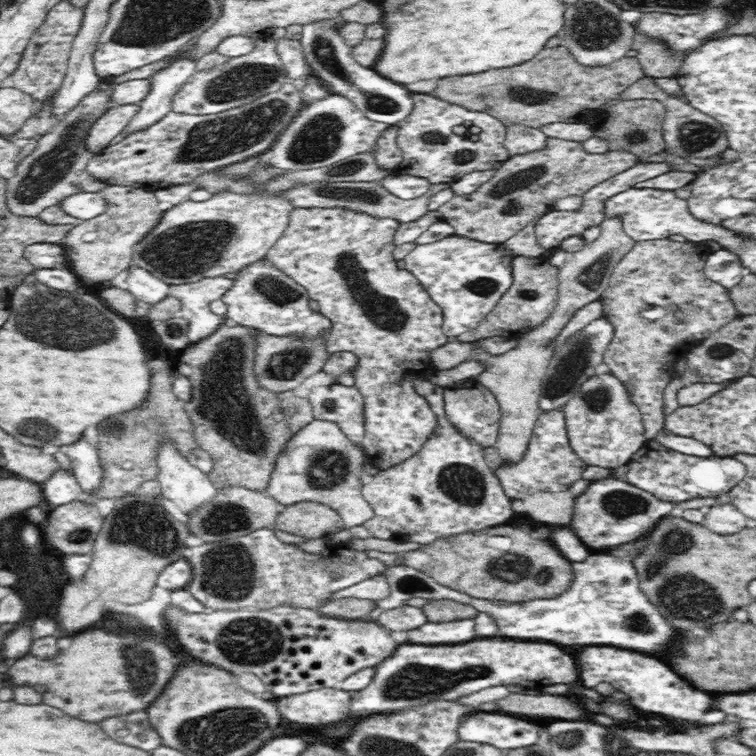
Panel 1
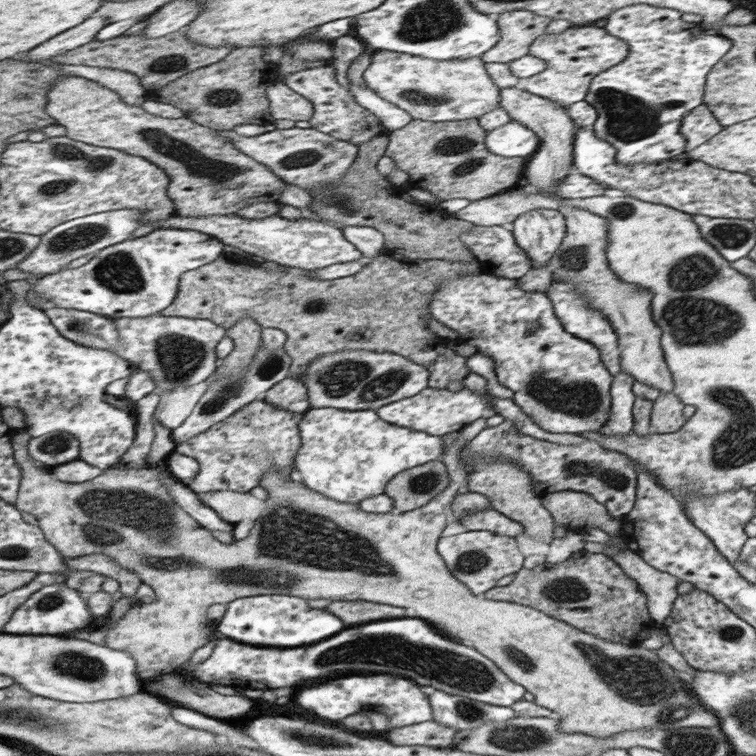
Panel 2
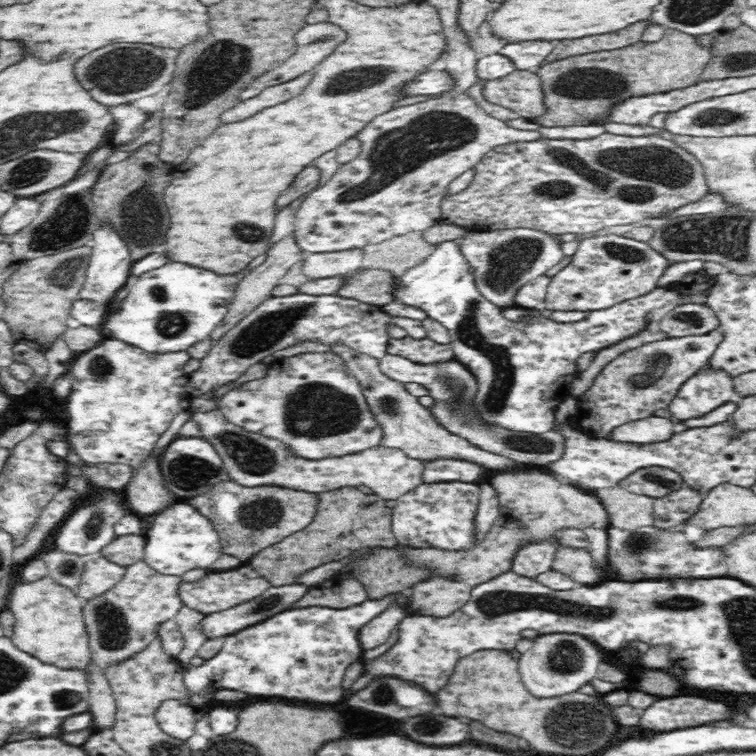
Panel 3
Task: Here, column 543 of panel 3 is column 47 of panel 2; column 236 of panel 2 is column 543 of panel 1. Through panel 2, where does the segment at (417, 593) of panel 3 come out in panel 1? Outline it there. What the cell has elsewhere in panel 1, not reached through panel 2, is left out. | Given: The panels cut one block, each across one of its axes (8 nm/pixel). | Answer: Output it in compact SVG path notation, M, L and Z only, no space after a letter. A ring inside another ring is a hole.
M515 517L496 527L474 533L462 533L425 543L421 548L401 553L401 565L409 566L431 576L445 587L472 598L489 601L524 602L540 598L556 598L570 586L573 569L566 562L558 562L560 552L556 548L542 548L543 540L529 535L531 521L527 517ZM494 538L512 538L508 550L494 548Z

